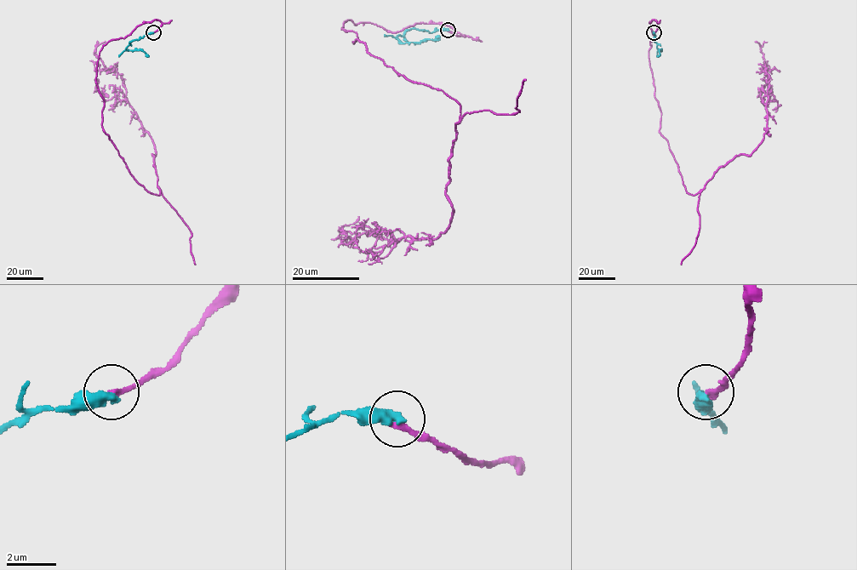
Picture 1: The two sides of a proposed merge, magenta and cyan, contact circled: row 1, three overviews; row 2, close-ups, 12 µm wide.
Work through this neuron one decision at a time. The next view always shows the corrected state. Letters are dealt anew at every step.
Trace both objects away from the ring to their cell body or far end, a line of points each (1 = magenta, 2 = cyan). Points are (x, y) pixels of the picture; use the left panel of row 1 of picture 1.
1: (152, 32), (159, 20), (105, 44), (95, 83), (104, 132), (159, 195), (151, 137), (94, 54), (105, 42)
2: (152, 32), (132, 40), (126, 48), (140, 49), (148, 56)

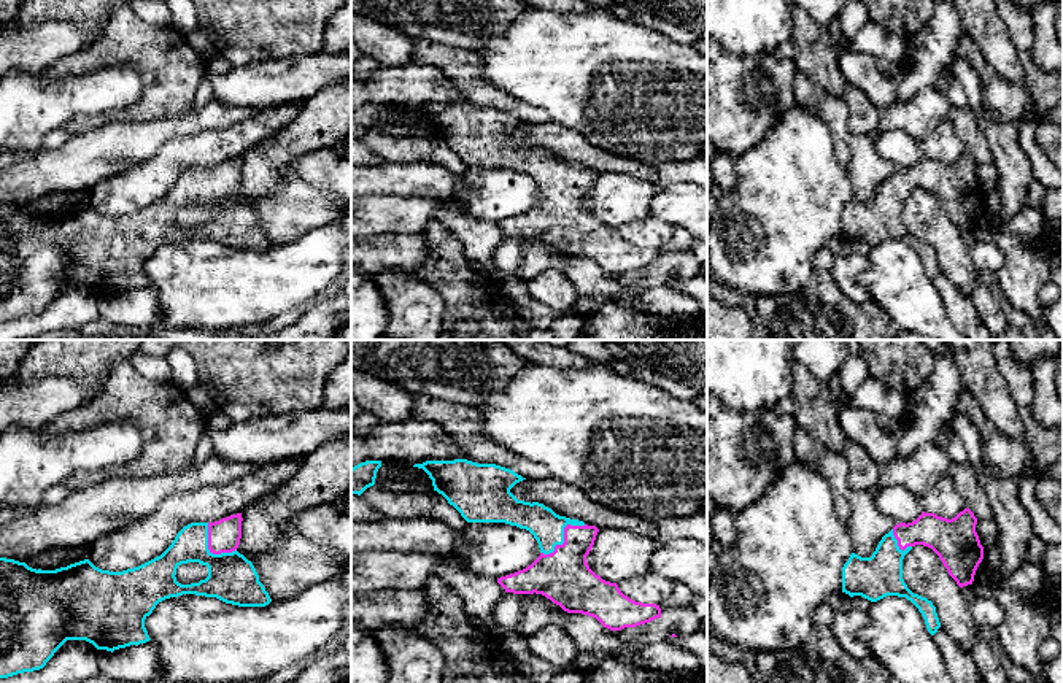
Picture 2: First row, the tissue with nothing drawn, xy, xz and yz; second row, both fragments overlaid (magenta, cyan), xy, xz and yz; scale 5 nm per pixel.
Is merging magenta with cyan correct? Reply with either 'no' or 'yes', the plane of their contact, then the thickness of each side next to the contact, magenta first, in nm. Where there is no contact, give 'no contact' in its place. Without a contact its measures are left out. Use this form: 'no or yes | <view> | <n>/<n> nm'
yes | xz | 280/160 nm

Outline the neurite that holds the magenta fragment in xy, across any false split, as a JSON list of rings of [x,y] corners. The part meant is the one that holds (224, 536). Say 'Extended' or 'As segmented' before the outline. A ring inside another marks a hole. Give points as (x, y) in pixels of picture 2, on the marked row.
Extended. [[[242,513],[215,523],[191,523],[184,526],[172,545],[157,558],[122,572],[95,567],[89,559],[56,570],[32,569],[25,562],[0,558],[0,678],[40,670],[67,640],[86,640],[97,650],[114,651],[149,642],[145,619],[165,599],[183,594],[216,597],[238,607],[265,607],[272,602],[251,561],[237,551],[242,538]],[[199,562],[208,567],[208,577],[199,583],[181,585],[176,569],[181,564]]]

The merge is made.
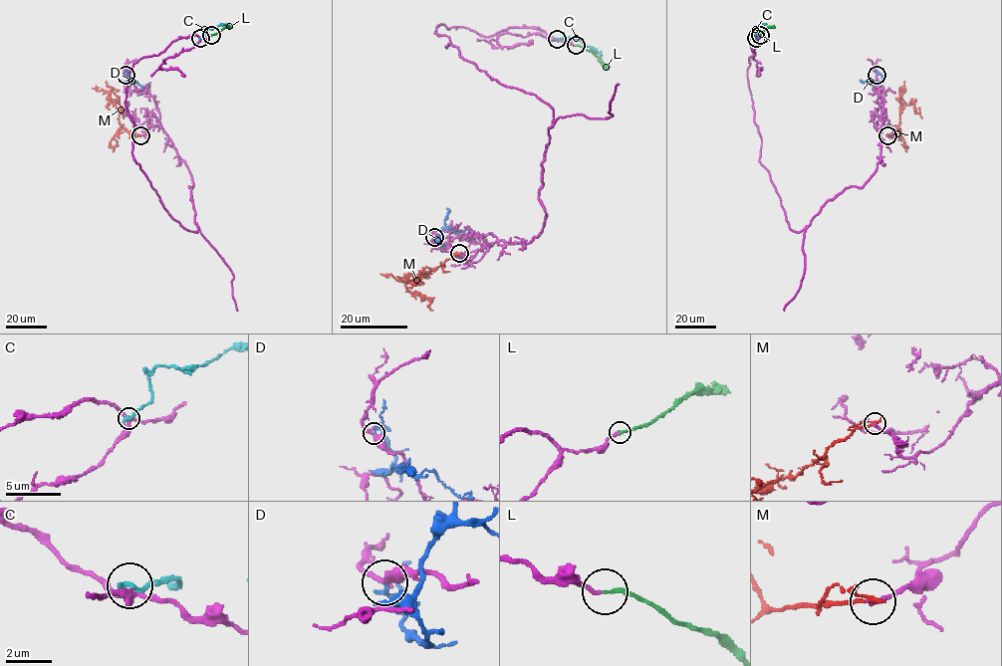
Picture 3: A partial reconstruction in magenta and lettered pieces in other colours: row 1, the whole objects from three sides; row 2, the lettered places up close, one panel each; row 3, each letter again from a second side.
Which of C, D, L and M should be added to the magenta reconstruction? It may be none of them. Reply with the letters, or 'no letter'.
L

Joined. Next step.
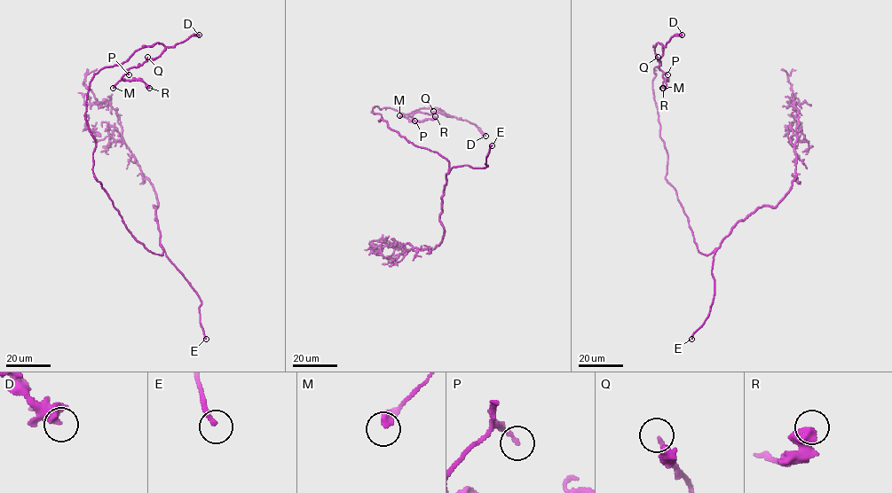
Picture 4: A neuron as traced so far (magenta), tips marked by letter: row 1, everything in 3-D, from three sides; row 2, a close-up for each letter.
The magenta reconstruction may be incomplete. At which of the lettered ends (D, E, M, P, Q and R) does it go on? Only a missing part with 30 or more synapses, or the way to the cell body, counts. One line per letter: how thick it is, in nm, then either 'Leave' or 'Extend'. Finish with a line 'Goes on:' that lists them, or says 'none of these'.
D: Thickness 400 nm. Leave
E: Thickness 200 nm. Extend
M: Thickness 320 nm. Leave
P: Thickness 170 nm. Leave
Q: Thickness 140 nm. Leave
R: Thickness 500 nm. Leave
Goes on: E

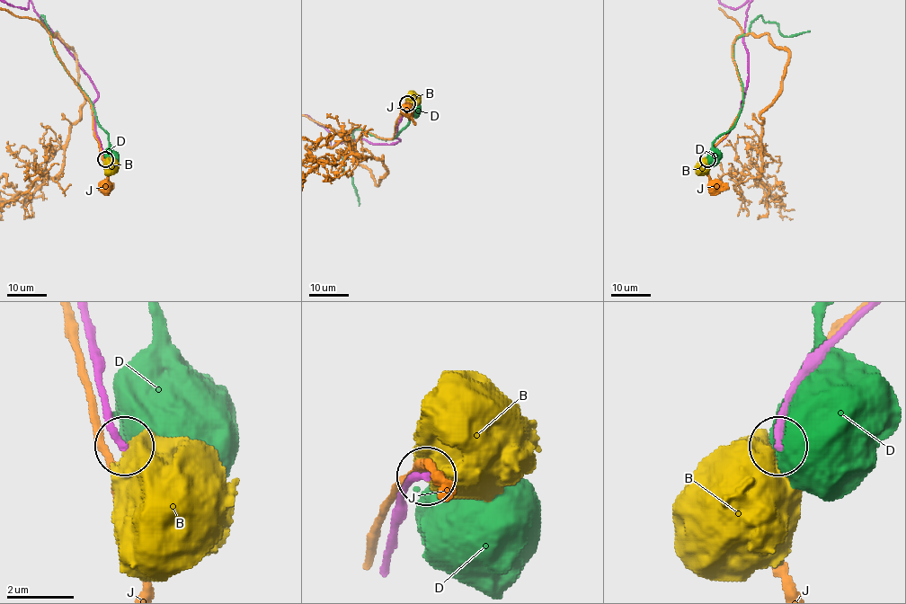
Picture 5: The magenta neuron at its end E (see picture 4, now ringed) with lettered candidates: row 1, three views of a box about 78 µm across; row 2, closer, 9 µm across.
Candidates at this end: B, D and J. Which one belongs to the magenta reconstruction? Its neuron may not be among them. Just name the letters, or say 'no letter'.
B

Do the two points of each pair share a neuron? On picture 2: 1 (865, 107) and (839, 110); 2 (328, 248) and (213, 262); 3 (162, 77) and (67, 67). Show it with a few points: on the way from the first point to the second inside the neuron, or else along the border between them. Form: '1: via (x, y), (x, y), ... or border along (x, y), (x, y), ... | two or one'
1: border along (844, 96), (850, 134) | two
2: via (299, 266), (242, 266) | one
3: via (139, 53), (100, 53), (91, 59) | one

